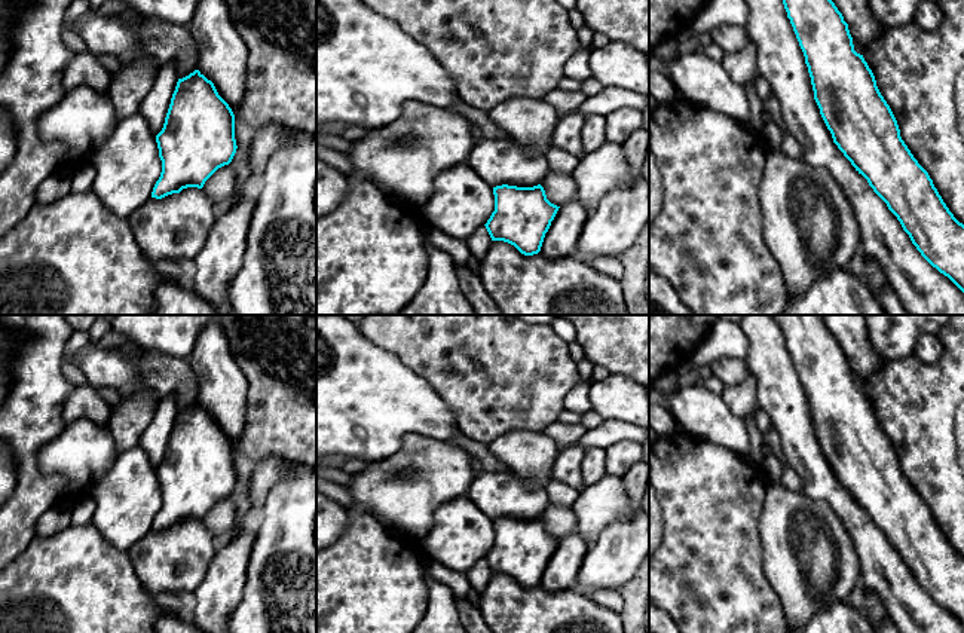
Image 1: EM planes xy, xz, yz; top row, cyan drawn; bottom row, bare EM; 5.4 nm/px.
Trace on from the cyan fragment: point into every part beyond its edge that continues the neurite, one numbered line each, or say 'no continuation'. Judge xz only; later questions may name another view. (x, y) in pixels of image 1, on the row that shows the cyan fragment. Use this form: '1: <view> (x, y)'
1: xz (498, 162)

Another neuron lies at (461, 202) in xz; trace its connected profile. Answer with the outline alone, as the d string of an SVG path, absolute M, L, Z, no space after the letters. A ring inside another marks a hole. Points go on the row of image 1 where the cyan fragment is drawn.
M462 163L437 175L423 215L429 227L466 242L493 211L493 187L469 165Z

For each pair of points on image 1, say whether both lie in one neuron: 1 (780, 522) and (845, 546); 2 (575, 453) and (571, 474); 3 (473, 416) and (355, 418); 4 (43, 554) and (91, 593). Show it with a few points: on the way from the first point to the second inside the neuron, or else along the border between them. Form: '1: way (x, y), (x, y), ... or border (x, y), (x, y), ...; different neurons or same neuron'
1: way (796, 519), (820, 519), (831, 529); same neuron
2: way (571, 458), (571, 470); same neuron
3: border (432, 388), (447, 404), (459, 431); different neurons
4: way (55, 566), (79, 590); same neuron

